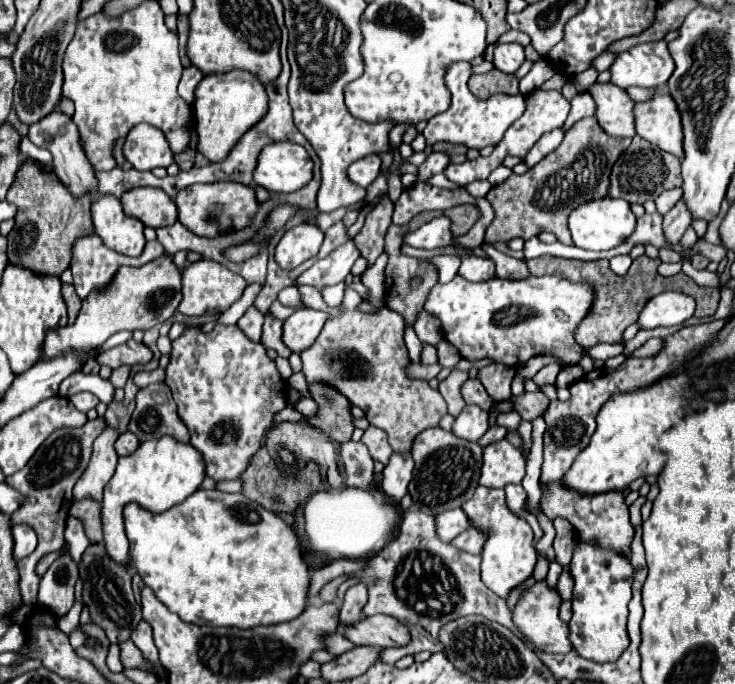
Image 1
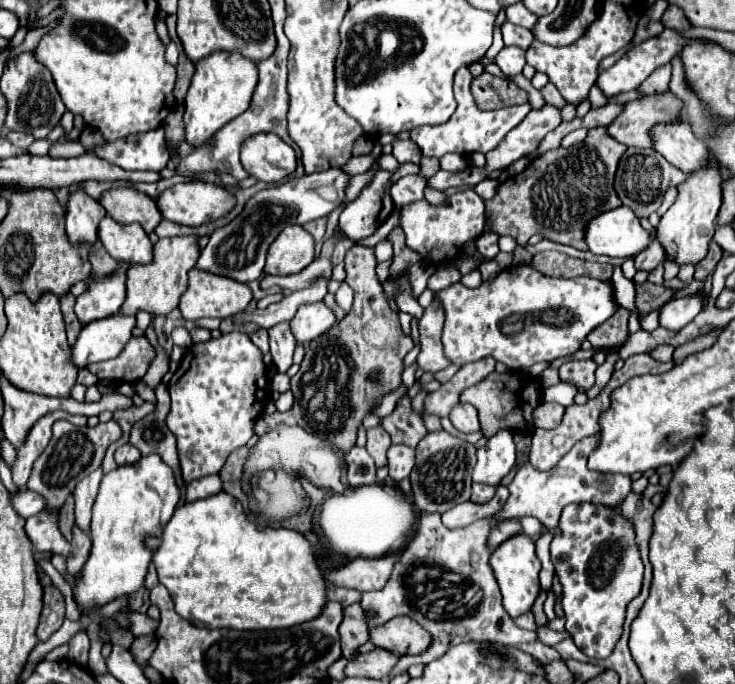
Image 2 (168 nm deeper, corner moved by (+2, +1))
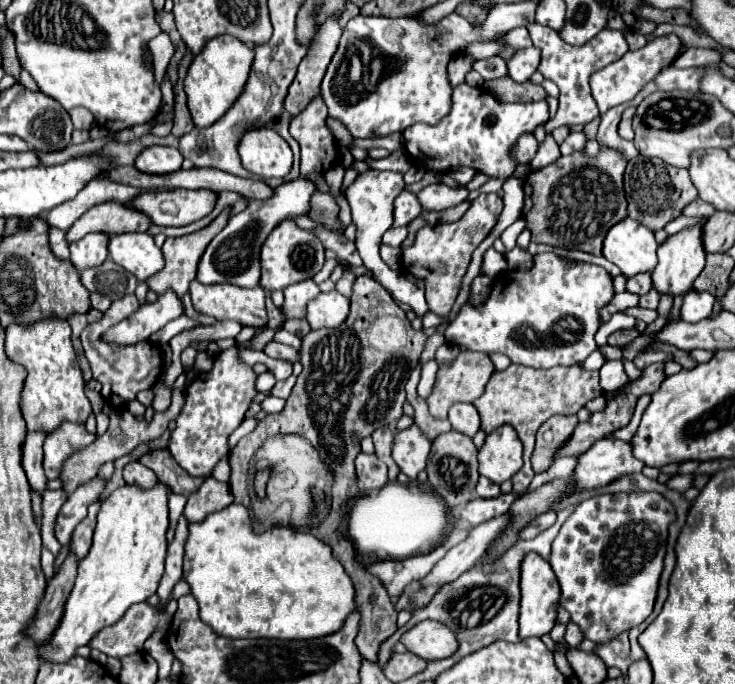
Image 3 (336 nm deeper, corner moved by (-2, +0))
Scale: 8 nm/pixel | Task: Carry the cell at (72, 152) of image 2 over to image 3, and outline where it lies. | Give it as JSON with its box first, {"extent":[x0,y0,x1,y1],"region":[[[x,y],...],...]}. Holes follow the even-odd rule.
{"extent":[136,146,182,174],"region":[[[150,146],[136,158],[136,168],[146,174],[172,174],[182,166],[182,154],[170,146]]]}

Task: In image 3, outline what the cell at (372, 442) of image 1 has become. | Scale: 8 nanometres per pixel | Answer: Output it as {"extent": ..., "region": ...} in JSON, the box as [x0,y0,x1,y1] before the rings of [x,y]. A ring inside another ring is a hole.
{"extent":[372,426,400,482],"region":[[[388,426],[378,428],[378,430],[372,434],[372,440],[374,440],[374,446],[376,446],[376,456],[388,466],[390,482],[396,482],[396,478],[398,478],[398,474],[400,474],[400,468],[396,466],[396,462],[394,462],[392,456],[390,456],[390,448],[392,448],[394,432],[392,432]]]}

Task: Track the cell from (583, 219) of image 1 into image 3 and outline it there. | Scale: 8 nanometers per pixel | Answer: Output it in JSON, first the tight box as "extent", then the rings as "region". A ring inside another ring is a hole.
{"extent":[604,218,658,278],"region":[[[626,218],[610,228],[604,238],[604,256],[620,268],[626,278],[650,272],[656,266],[658,242],[654,232],[640,222]]]}

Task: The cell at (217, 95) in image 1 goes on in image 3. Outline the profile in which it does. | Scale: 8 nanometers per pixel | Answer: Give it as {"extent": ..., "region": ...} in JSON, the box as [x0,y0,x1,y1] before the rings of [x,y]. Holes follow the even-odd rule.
{"extent":[184,36,254,128],"region":[[[234,36],[212,38],[200,50],[200,54],[194,56],[184,78],[184,90],[188,96],[188,108],[190,108],[192,120],[198,128],[206,128],[214,124],[218,118],[222,118],[224,112],[242,94],[252,60],[254,60],[254,50],[242,40],[236,40]]]}

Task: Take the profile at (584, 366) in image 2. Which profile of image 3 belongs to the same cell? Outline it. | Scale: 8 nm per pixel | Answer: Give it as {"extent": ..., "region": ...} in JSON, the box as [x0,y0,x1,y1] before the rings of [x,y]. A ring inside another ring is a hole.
{"extent":[472,364,604,494],"region":[[[510,364],[506,370],[496,370],[492,378],[488,380],[484,394],[476,398],[472,404],[476,406],[480,418],[482,418],[482,430],[490,434],[502,424],[510,424],[522,444],[524,444],[524,466],[512,476],[512,492],[524,494],[534,478],[534,470],[530,466],[530,454],[534,450],[534,438],[536,430],[552,416],[570,416],[576,414],[580,408],[586,406],[588,400],[602,396],[604,390],[598,382],[598,372],[584,370],[582,366],[558,366],[550,370],[534,370],[518,364]]]}

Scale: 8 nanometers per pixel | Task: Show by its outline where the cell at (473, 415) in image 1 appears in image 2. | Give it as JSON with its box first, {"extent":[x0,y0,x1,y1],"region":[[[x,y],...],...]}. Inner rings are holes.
{"extent":[450,403,480,433],"region":[[[460,403],[450,411],[450,421],[452,425],[462,431],[462,433],[474,433],[480,431],[480,421],[478,421],[478,411],[470,403]]]}

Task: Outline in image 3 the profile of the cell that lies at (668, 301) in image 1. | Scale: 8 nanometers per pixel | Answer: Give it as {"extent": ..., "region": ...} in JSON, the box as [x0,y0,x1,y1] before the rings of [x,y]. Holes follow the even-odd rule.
{"extent":[680,290,716,322],"region":[[[690,290],[684,296],[684,304],[682,304],[680,316],[682,316],[684,322],[700,322],[704,318],[710,318],[714,302],[716,302],[716,298],[712,294],[708,294],[708,292]]]}

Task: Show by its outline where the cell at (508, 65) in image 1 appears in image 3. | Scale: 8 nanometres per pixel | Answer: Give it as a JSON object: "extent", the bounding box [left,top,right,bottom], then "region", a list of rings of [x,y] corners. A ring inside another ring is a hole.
{"extent":[508,48,540,82],"region":[[[526,48],[518,50],[510,60],[508,60],[508,70],[510,78],[516,82],[528,82],[530,76],[536,72],[540,64],[540,50],[538,48]]]}

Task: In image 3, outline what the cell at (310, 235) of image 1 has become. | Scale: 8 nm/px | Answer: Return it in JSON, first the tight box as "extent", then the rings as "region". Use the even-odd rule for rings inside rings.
{"extent":[260,222,324,290],"region":[[[280,222],[264,240],[260,250],[260,286],[264,290],[284,290],[288,284],[314,278],[324,264],[324,246],[312,230],[302,230],[294,222]]]}

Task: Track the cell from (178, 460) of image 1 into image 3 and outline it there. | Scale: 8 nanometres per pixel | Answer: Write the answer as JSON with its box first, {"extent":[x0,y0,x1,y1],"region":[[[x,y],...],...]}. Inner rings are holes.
{"extent":[38,482,170,662],"region":[[[160,482],[152,490],[122,486],[102,502],[92,548],[78,564],[78,576],[58,628],[48,642],[38,644],[42,662],[72,660],[78,648],[88,646],[102,628],[116,624],[132,604],[156,594],[168,548],[168,494],[170,490]]]}

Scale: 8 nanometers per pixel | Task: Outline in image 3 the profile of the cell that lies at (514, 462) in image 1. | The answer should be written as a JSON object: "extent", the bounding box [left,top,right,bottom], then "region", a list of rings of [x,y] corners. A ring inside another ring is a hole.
{"extent":[478,424,522,484],"region":[[[508,424],[496,428],[486,436],[484,446],[478,450],[480,474],[496,484],[510,480],[522,468],[522,444],[516,430]]]}

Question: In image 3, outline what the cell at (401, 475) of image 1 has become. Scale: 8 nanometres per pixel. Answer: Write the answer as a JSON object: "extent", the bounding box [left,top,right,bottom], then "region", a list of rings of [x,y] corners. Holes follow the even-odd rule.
{"extent":[392,424,430,480],"region":[[[412,424],[402,432],[396,432],[392,458],[400,466],[400,470],[408,474],[412,480],[416,480],[418,472],[426,468],[428,454],[430,454],[430,440],[416,424]]]}

